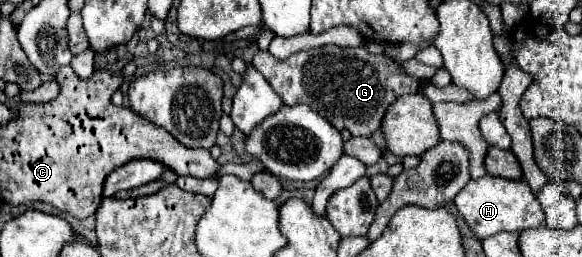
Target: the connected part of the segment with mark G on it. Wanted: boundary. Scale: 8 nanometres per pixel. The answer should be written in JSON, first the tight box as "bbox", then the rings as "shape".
{"bbox":[254,44,420,136],"shape":[[[328,44],[322,48],[300,50],[286,60],[276,60],[270,52],[256,52],[254,66],[284,104],[308,104],[332,126],[338,130],[346,128],[352,136],[370,136],[380,128],[386,108],[398,96],[414,94],[420,86],[420,80],[410,80],[392,58],[368,54],[362,46],[342,48]]]}

